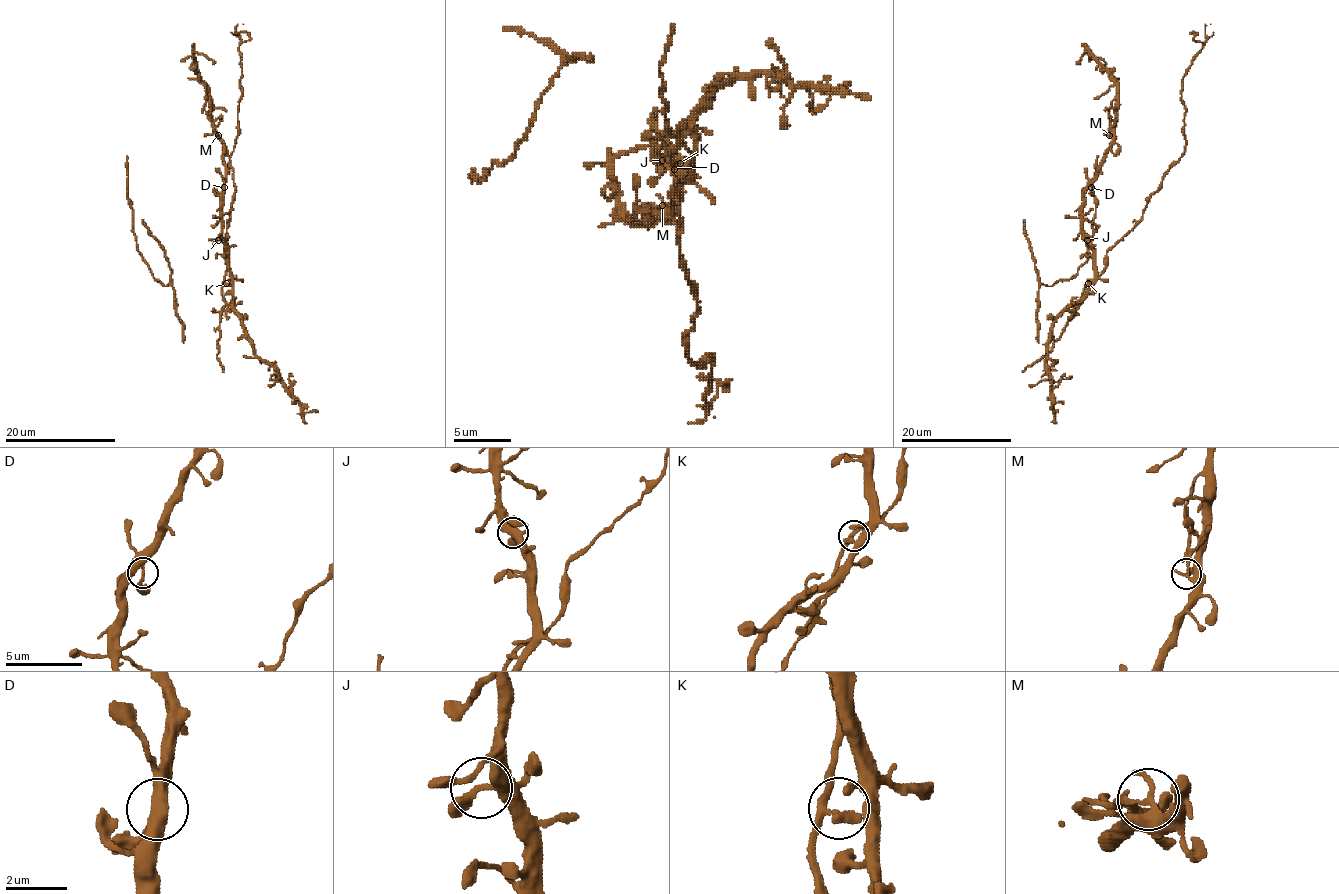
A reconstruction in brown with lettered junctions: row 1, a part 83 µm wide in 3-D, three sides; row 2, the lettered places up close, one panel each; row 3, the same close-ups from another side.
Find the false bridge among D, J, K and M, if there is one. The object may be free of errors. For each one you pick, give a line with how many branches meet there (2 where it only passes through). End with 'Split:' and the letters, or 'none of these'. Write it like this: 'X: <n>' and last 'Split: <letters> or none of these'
M: 3
Split: M

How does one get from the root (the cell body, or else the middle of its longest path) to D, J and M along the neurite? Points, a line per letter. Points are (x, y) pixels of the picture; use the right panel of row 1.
D: (1084, 290), (1094, 280), (1094, 248), (1083, 230), (1083, 193), (1091, 187)
J: (1084, 290), (1094, 280), (1094, 247), (1087, 240)
M: (1084, 290), (1094, 280), (1094, 248), (1083, 230), (1083, 193), (1099, 169), (1099, 162), (1112, 140), (1109, 135)

